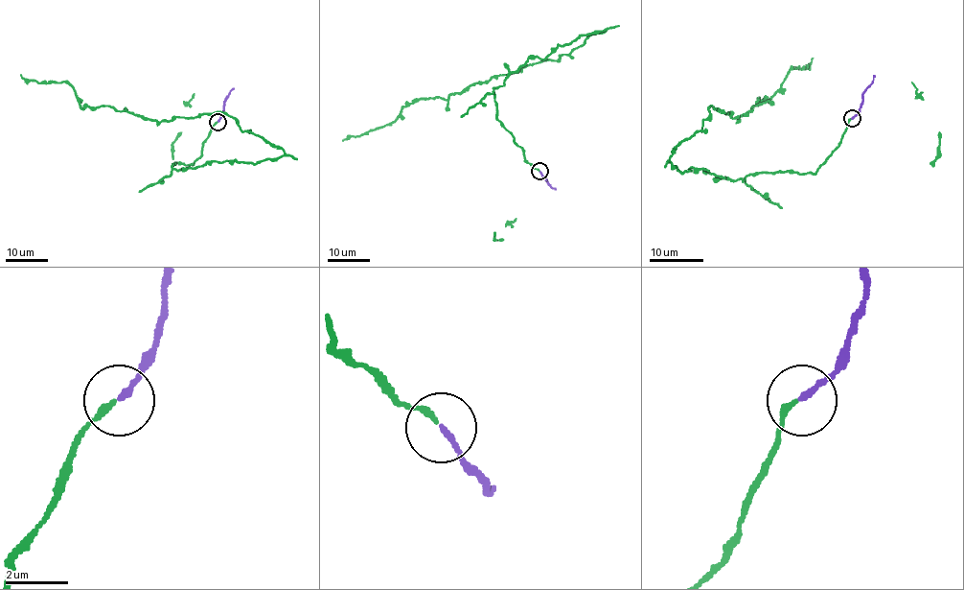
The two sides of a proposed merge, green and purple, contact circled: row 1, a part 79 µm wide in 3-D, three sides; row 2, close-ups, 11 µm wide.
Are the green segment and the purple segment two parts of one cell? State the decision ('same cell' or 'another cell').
same cell

